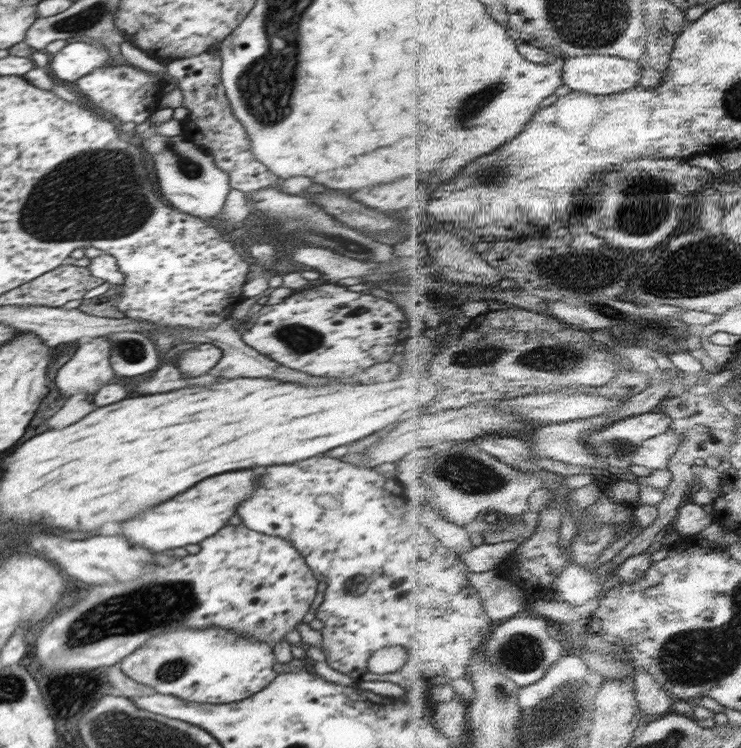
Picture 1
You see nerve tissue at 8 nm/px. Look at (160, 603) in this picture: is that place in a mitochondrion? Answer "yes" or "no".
yes

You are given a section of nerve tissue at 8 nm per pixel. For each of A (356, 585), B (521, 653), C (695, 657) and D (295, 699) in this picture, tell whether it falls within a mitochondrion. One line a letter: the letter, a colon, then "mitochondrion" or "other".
A: mitochondrion
B: mitochondrion
C: mitochondrion
D: other

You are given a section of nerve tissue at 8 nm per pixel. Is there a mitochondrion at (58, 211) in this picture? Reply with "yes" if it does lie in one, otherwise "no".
yes

